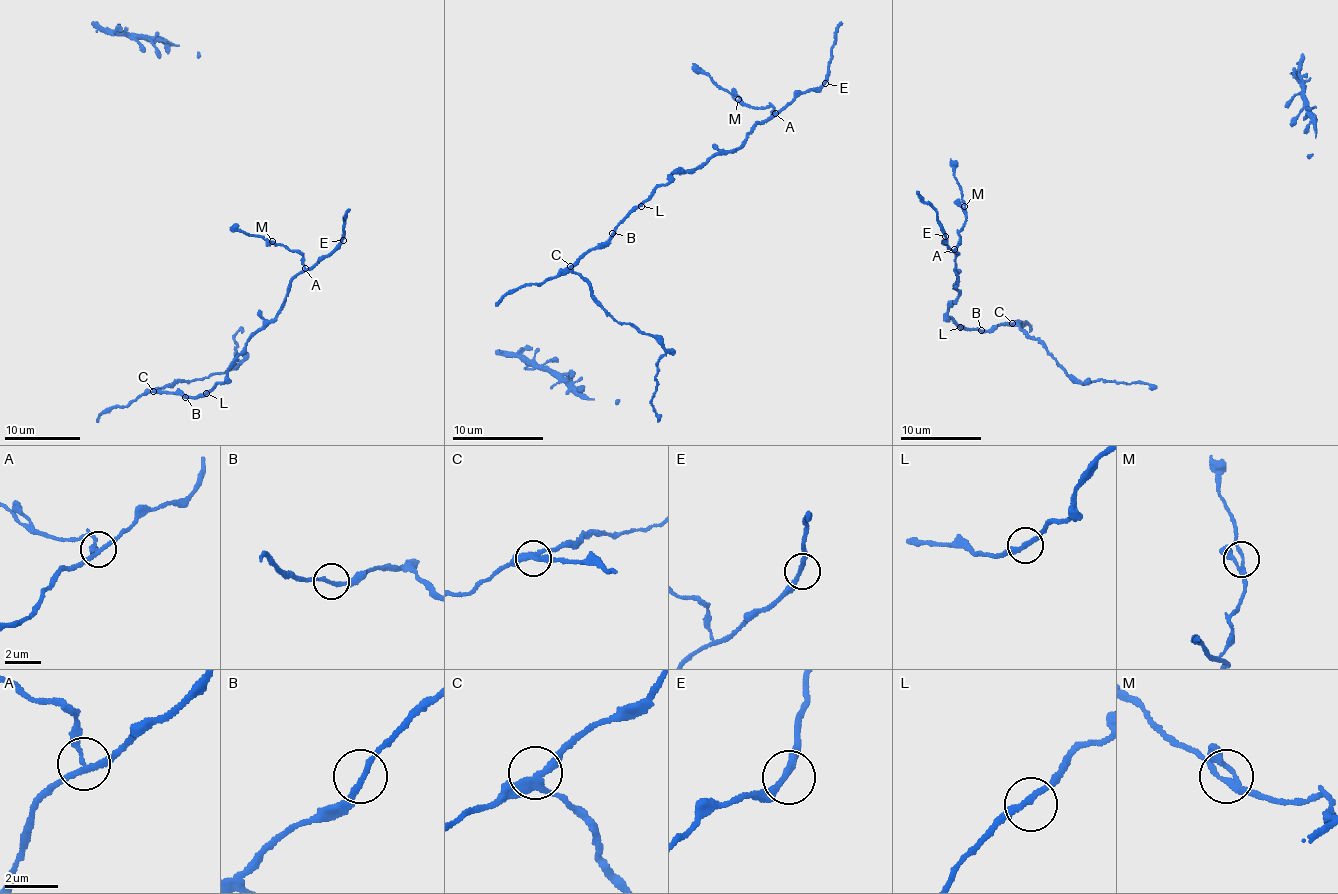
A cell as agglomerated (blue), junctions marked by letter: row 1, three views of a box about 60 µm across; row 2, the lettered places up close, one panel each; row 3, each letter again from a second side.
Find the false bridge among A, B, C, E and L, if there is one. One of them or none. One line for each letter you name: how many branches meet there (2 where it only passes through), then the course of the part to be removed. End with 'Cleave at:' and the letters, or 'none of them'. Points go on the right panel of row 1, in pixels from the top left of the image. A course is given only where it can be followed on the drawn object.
A: 3 branches meet; foreign part runs (955, 249), (966, 213), (962, 189), (950, 159)
Cleave at: A

